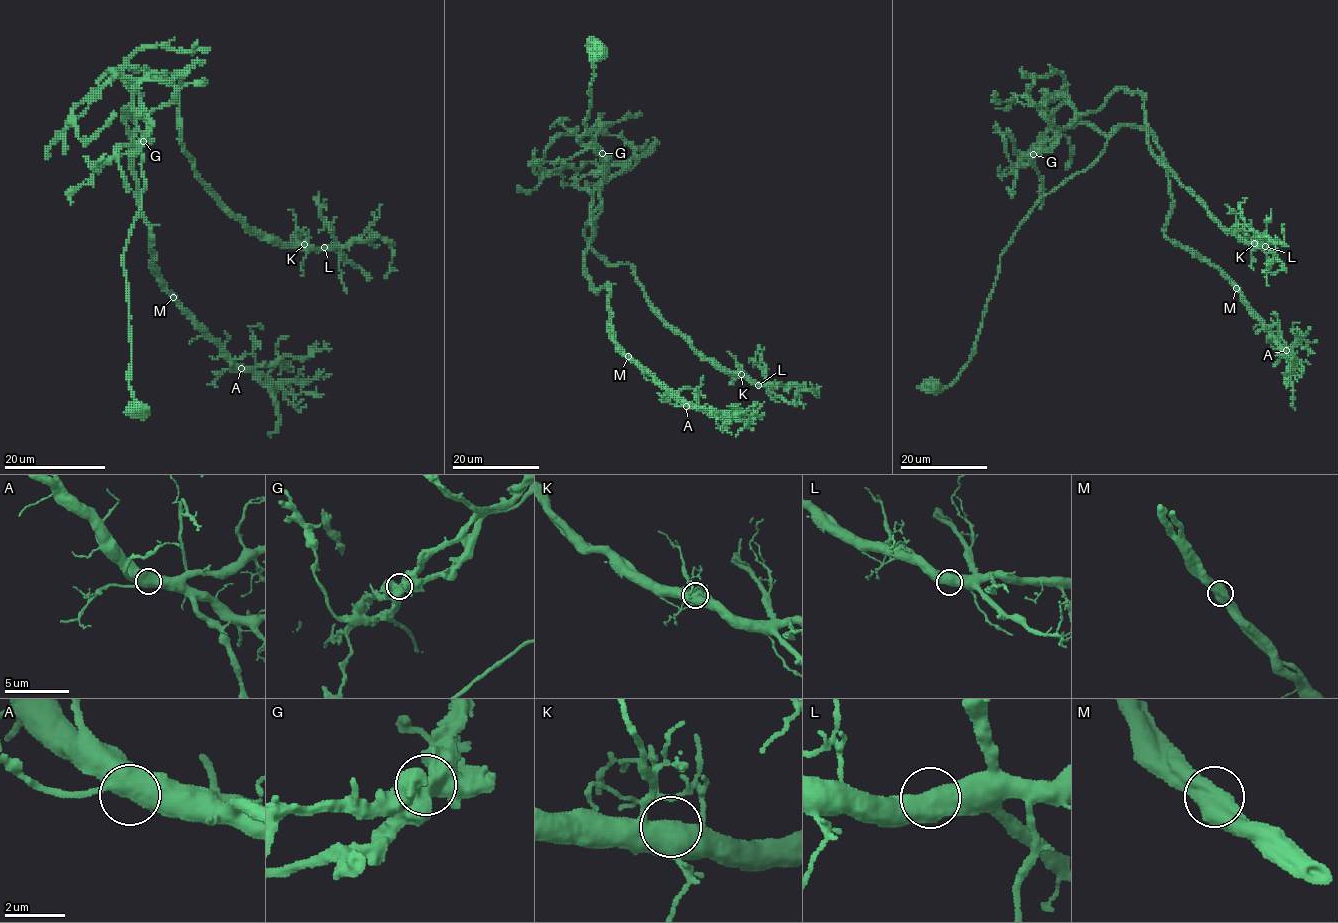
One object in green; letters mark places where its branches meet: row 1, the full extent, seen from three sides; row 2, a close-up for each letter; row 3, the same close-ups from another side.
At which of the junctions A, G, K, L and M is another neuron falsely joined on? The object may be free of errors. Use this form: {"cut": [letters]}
{"cut": ["G"]}

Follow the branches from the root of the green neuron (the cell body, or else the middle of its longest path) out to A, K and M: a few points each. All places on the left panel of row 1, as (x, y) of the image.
A: (138, 412), (129, 385), (123, 252), (145, 179), (136, 115), (123, 109), (155, 275), (241, 368)
K: (138, 412), (127, 65), (175, 89), (214, 195), (304, 244)
M: (138, 412), (129, 385), (123, 252), (145, 179), (136, 115), (123, 109), (155, 276), (174, 296)

